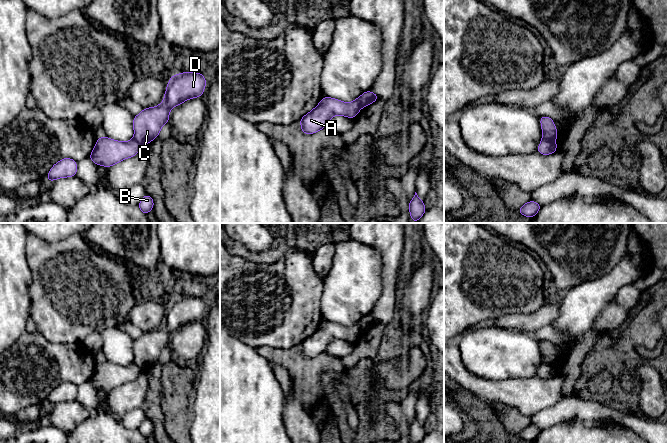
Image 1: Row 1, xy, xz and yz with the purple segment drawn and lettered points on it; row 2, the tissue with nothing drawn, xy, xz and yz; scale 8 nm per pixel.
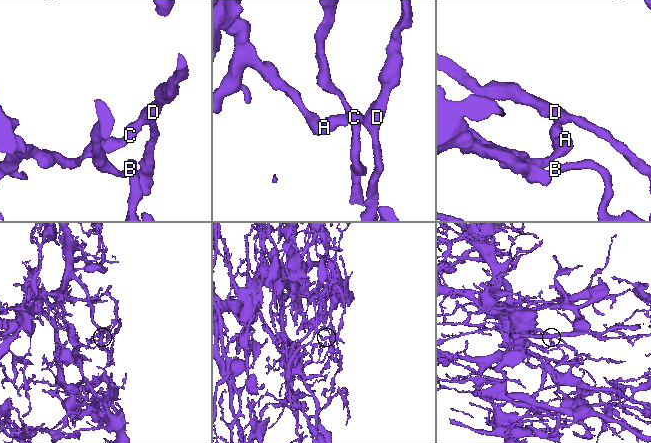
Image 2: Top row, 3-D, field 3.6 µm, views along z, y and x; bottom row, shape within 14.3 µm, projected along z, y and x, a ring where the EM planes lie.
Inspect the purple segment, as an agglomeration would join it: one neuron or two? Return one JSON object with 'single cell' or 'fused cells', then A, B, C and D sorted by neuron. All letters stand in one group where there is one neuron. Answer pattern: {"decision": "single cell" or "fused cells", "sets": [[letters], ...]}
{"decision": "fused cells", "sets": [["A"], ["B", "C", "D"]]}

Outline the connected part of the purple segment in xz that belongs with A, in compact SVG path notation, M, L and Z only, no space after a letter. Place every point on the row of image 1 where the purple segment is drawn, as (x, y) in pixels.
M323 97L321 102L299 120L301 130L305 134L313 134L324 129L327 122L335 115L355 118L360 111L360 97L351 103L341 100Z

